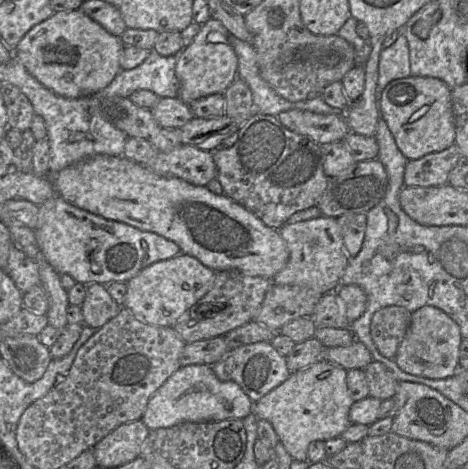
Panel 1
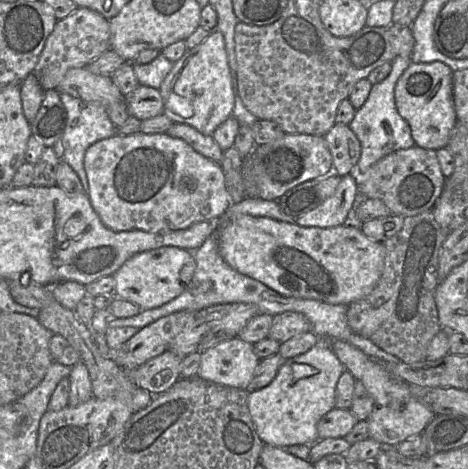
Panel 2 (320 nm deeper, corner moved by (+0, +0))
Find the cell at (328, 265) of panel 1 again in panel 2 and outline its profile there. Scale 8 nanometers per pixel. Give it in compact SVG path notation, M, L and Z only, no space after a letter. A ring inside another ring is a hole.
M353 173L341 176L334 194L316 208L296 218L295 224L303 227L330 228L351 221L351 215L360 198L356 175Z

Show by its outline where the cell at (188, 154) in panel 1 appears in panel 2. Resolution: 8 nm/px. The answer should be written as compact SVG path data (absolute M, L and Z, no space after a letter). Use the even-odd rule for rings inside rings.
M116 133L88 147L83 163L89 184L90 203L101 222L115 232L173 232L198 222L219 221L231 205L221 166L199 154L184 140L166 133Z

